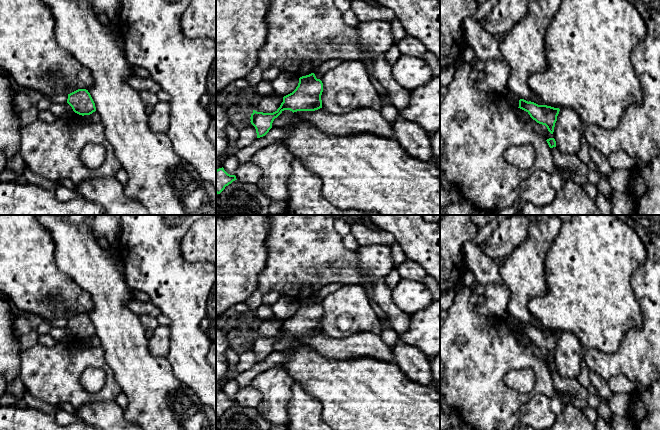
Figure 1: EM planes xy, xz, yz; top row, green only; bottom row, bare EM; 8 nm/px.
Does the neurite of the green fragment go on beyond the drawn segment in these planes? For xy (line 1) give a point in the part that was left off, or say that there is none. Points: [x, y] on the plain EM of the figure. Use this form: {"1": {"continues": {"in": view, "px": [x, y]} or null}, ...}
{"1": {"continues": null}}

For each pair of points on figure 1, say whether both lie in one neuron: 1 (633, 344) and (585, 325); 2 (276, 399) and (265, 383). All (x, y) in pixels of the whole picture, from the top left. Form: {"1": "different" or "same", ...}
{"1": "different", "2": "same"}

